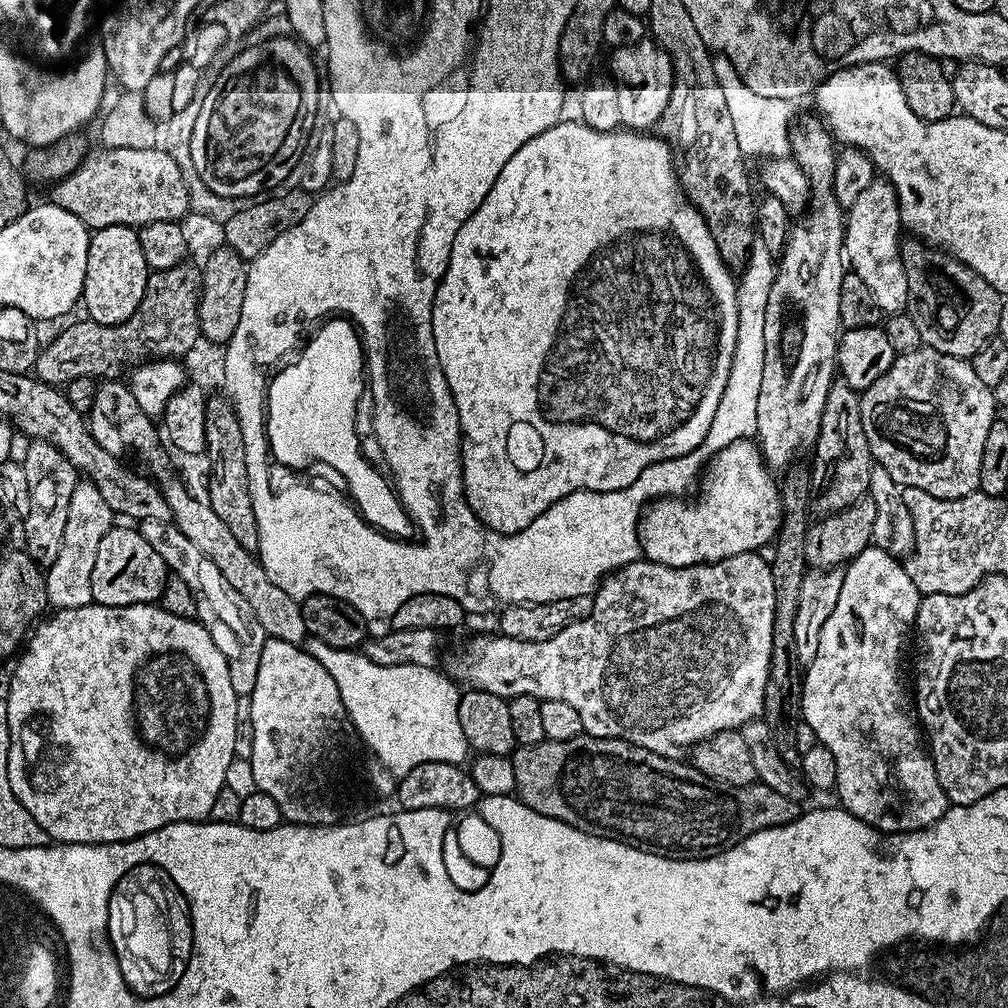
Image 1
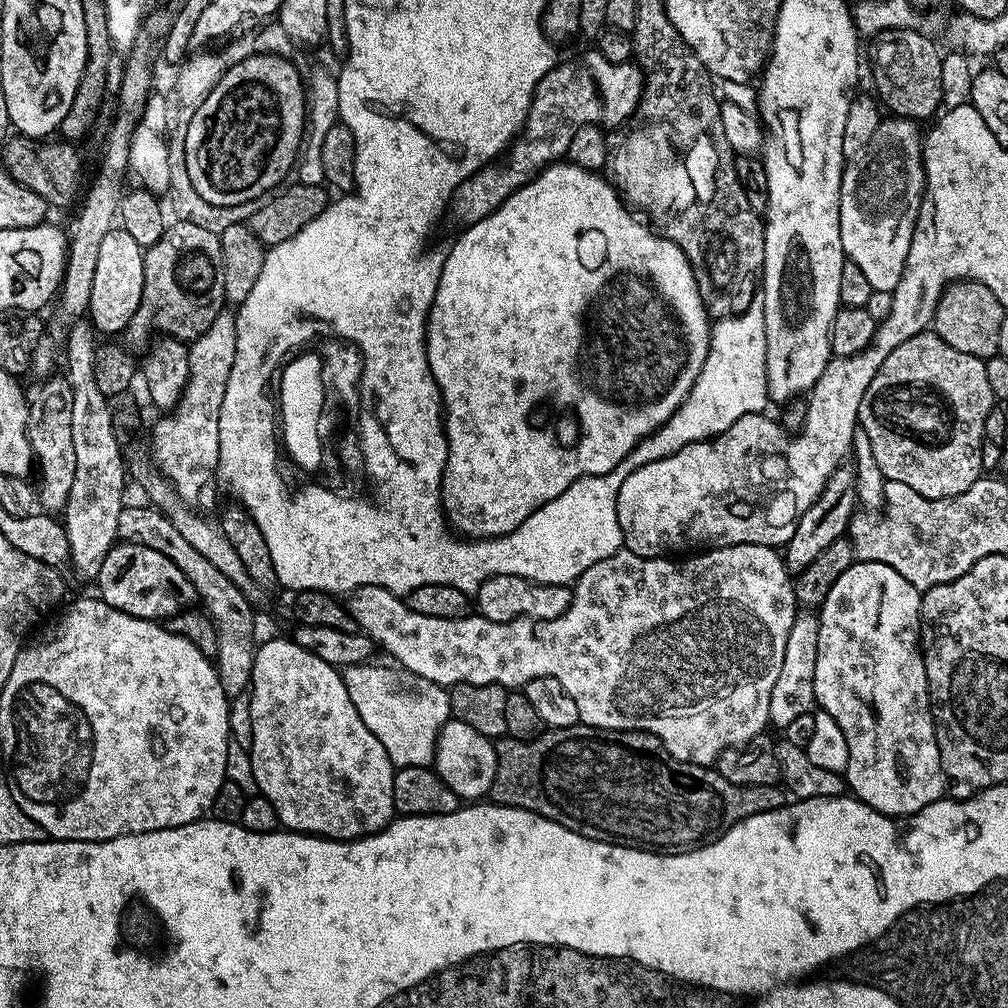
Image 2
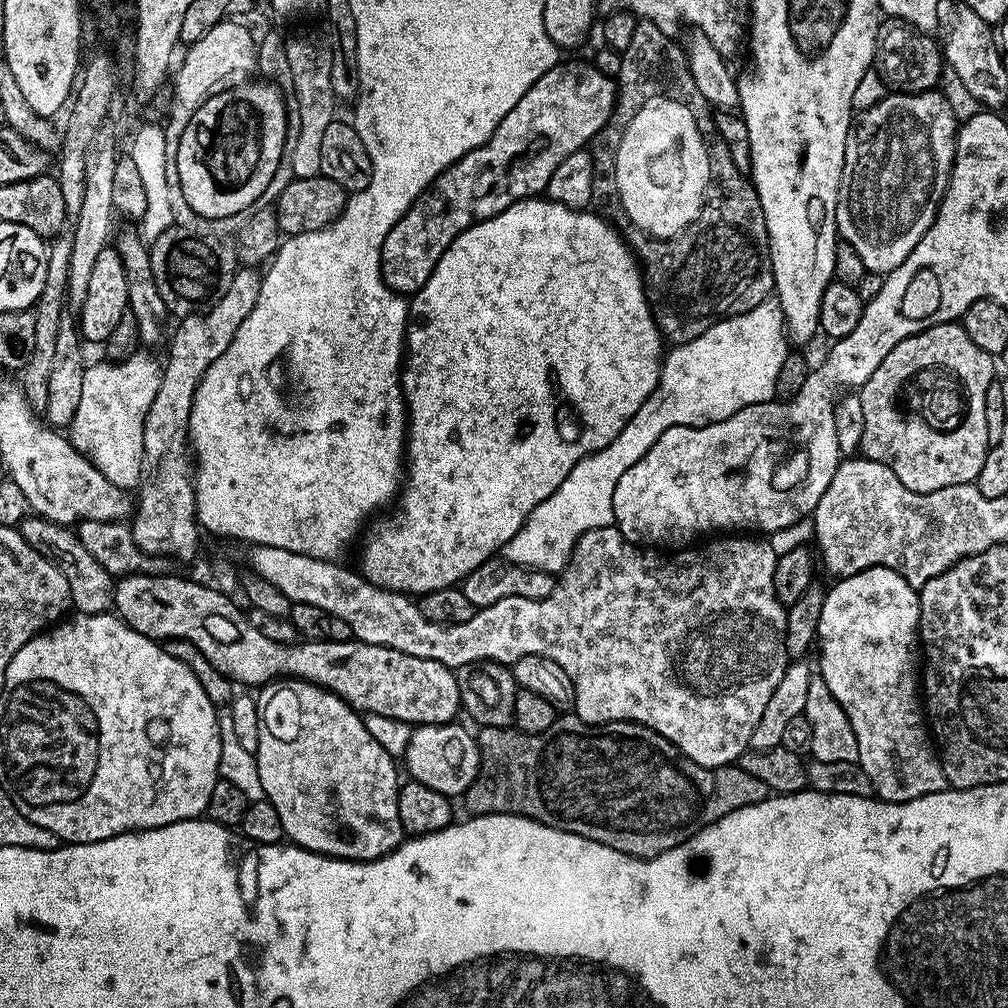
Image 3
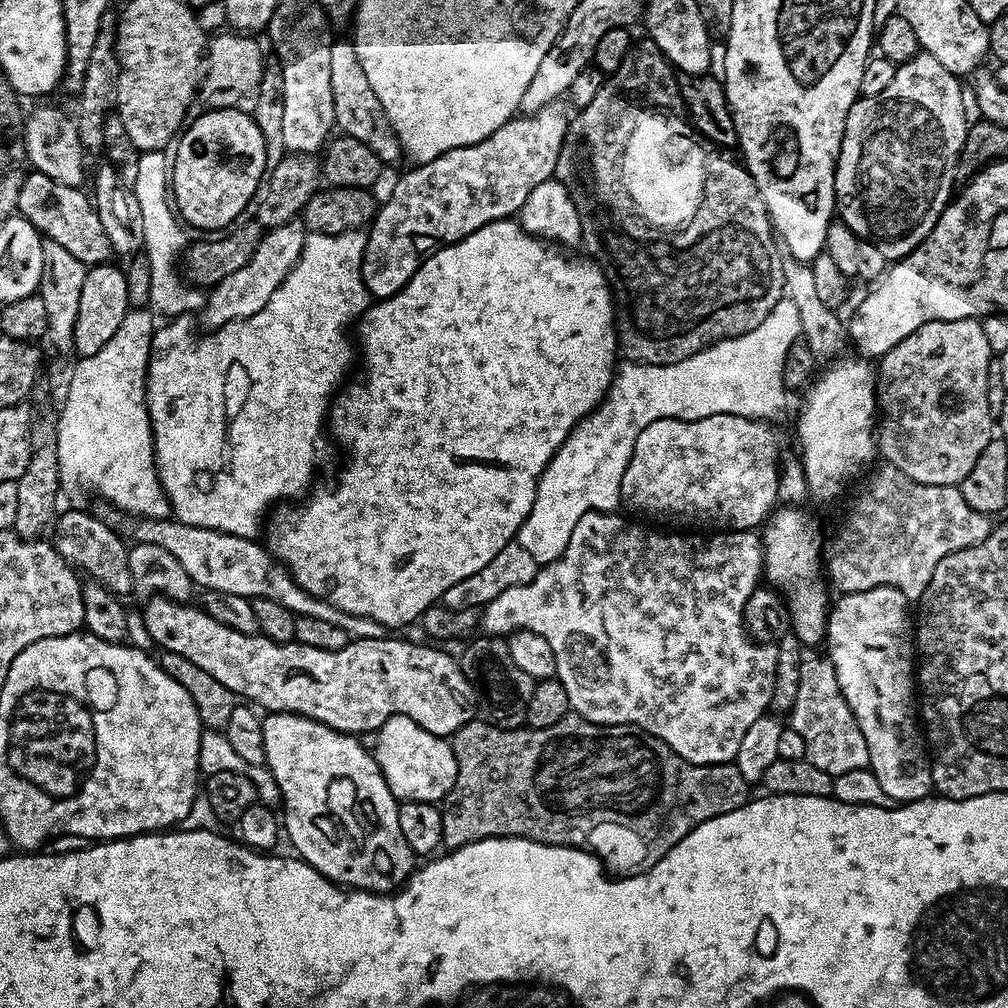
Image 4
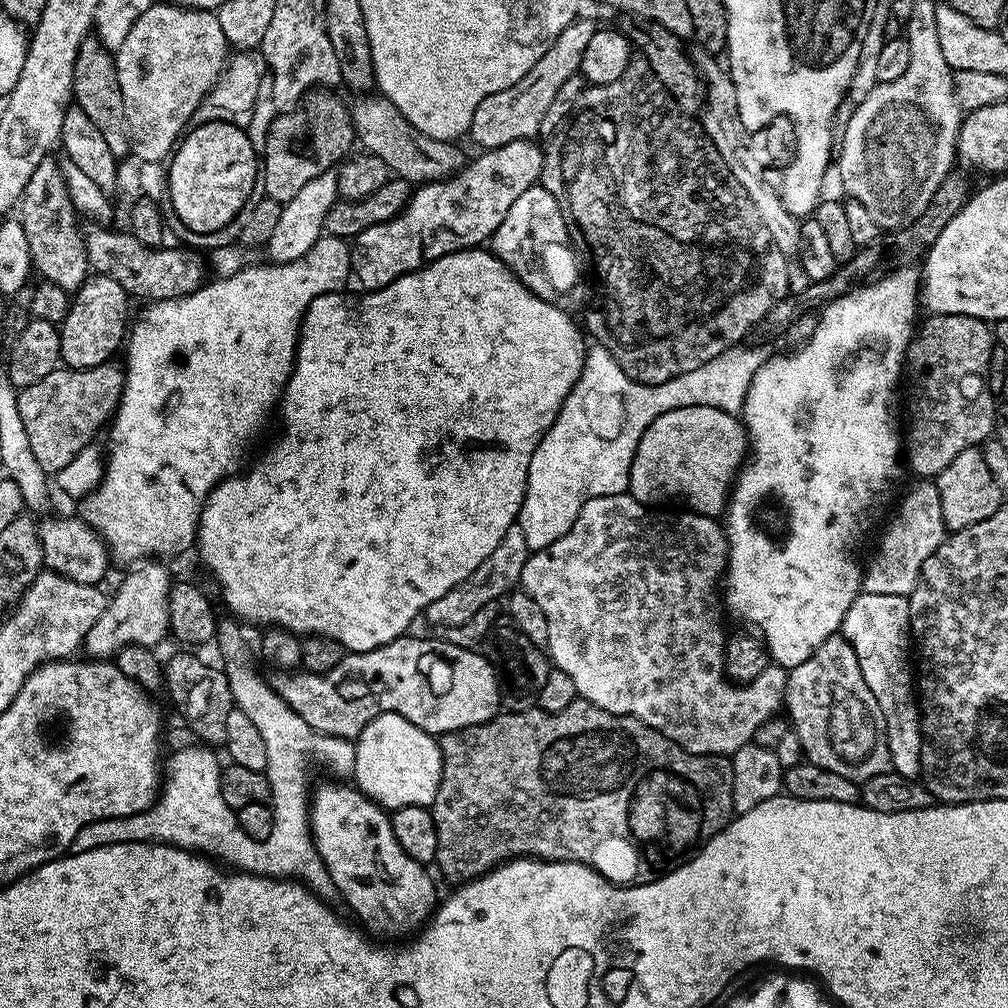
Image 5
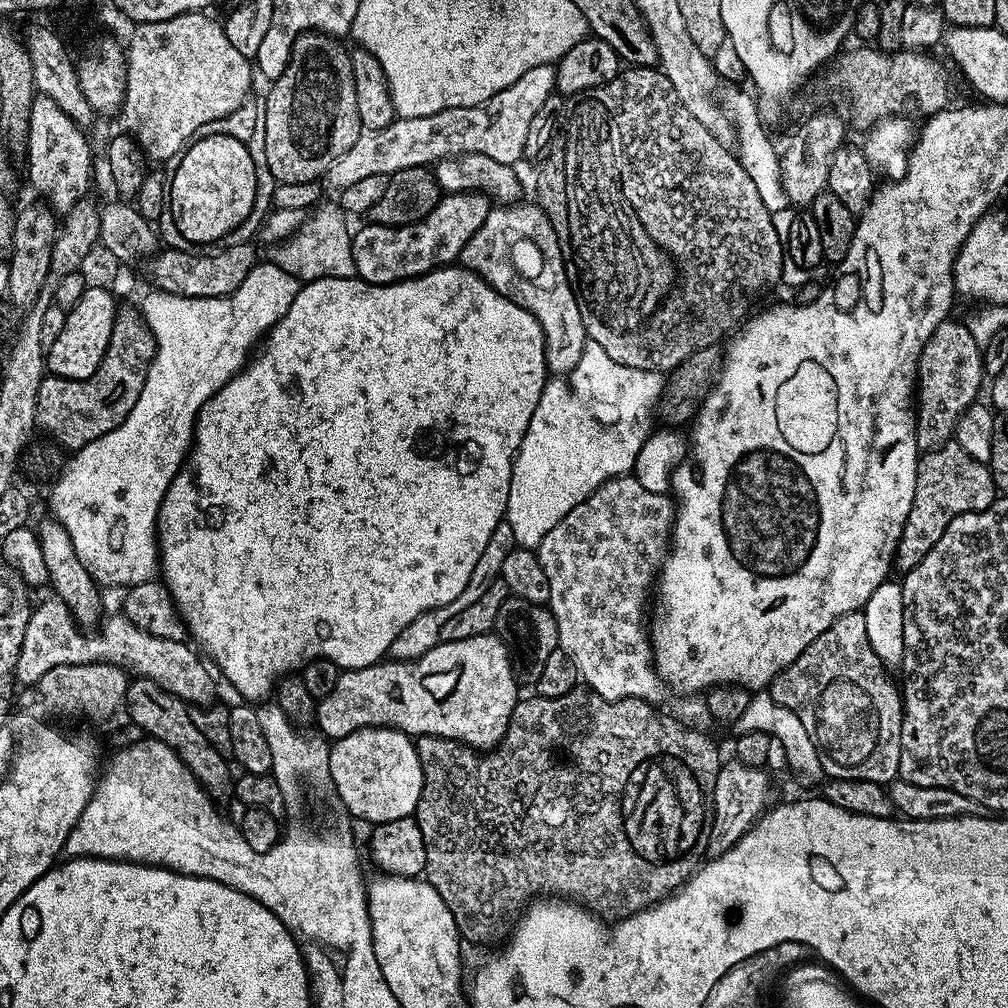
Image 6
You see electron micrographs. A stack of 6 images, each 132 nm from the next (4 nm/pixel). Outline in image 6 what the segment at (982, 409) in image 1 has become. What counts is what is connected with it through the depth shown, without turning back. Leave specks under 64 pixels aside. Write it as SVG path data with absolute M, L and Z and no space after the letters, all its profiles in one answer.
M955 318L944 320L930 334L926 346L922 346L920 363L918 365L918 399L914 404L916 414L916 445L921 450L931 450L949 443L953 439L958 418L970 407L977 403L980 392L980 383L985 383L983 358L981 349L975 344L967 323L960 324Z

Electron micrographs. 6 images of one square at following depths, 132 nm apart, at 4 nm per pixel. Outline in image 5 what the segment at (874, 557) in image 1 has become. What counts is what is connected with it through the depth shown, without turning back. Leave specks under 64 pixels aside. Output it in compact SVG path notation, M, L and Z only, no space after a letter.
M861 591L854 598L842 625L842 635L850 642L862 670L870 694L882 710L886 746L890 750L891 771L908 780L920 775L924 735L920 733L920 710L918 693L914 687L914 668L908 664L910 656L910 621L908 619L908 597L894 594L870 594Z

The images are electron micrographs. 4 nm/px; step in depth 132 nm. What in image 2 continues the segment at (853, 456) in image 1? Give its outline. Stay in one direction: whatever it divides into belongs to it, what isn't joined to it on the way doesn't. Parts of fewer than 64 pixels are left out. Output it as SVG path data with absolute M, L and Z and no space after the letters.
M845 462L834 470L834 474L826 482L822 494L802 514L802 518L796 524L794 534L788 539L787 544L783 545L782 555L784 565L788 567L789 573L798 574L830 546L830 542L841 539L847 533L848 524L852 520L858 508L858 501L855 490L856 469L851 463Z

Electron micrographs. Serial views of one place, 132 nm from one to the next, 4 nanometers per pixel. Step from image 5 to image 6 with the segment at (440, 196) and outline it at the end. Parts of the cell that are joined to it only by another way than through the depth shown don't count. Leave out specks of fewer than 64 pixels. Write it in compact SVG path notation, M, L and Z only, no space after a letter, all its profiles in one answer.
M454 192L440 199L430 214L401 228L365 223L365 228L355 230L352 236L356 276L371 284L396 284L400 280L425 276L434 268L451 265L466 242L478 234L478 226L486 222L489 207L489 197L480 192Z

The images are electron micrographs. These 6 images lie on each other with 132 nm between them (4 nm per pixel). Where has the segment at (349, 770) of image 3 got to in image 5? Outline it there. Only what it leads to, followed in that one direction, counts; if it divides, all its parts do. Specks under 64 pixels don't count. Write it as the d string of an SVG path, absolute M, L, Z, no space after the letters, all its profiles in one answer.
M324 784L311 793L310 823L312 840L330 874L333 889L338 896L340 892L369 933L404 938L431 917L438 904L436 884L428 877L429 869L414 862L398 846L391 815L379 804L355 787Z

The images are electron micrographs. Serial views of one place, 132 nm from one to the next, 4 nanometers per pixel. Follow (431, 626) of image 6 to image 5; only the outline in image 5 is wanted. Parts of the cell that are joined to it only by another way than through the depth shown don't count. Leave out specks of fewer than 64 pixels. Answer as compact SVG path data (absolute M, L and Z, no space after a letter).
M519 523L512 524L510 530L506 530L506 538L502 538L502 542L498 542L494 554L490 554L486 558L486 562L482 562L482 566L478 566L478 570L474 570L474 574L470 574L470 578L466 578L461 584L454 586L454 590L442 594L442 598L438 598L438 602L430 602L430 606L422 614L423 619L425 621L428 619L430 623L436 624L435 626L440 628L462 626L462 622L466 622L475 612L482 610L482 606L507 597L519 585L522 566L526 566L529 555L526 538L522 534Z

